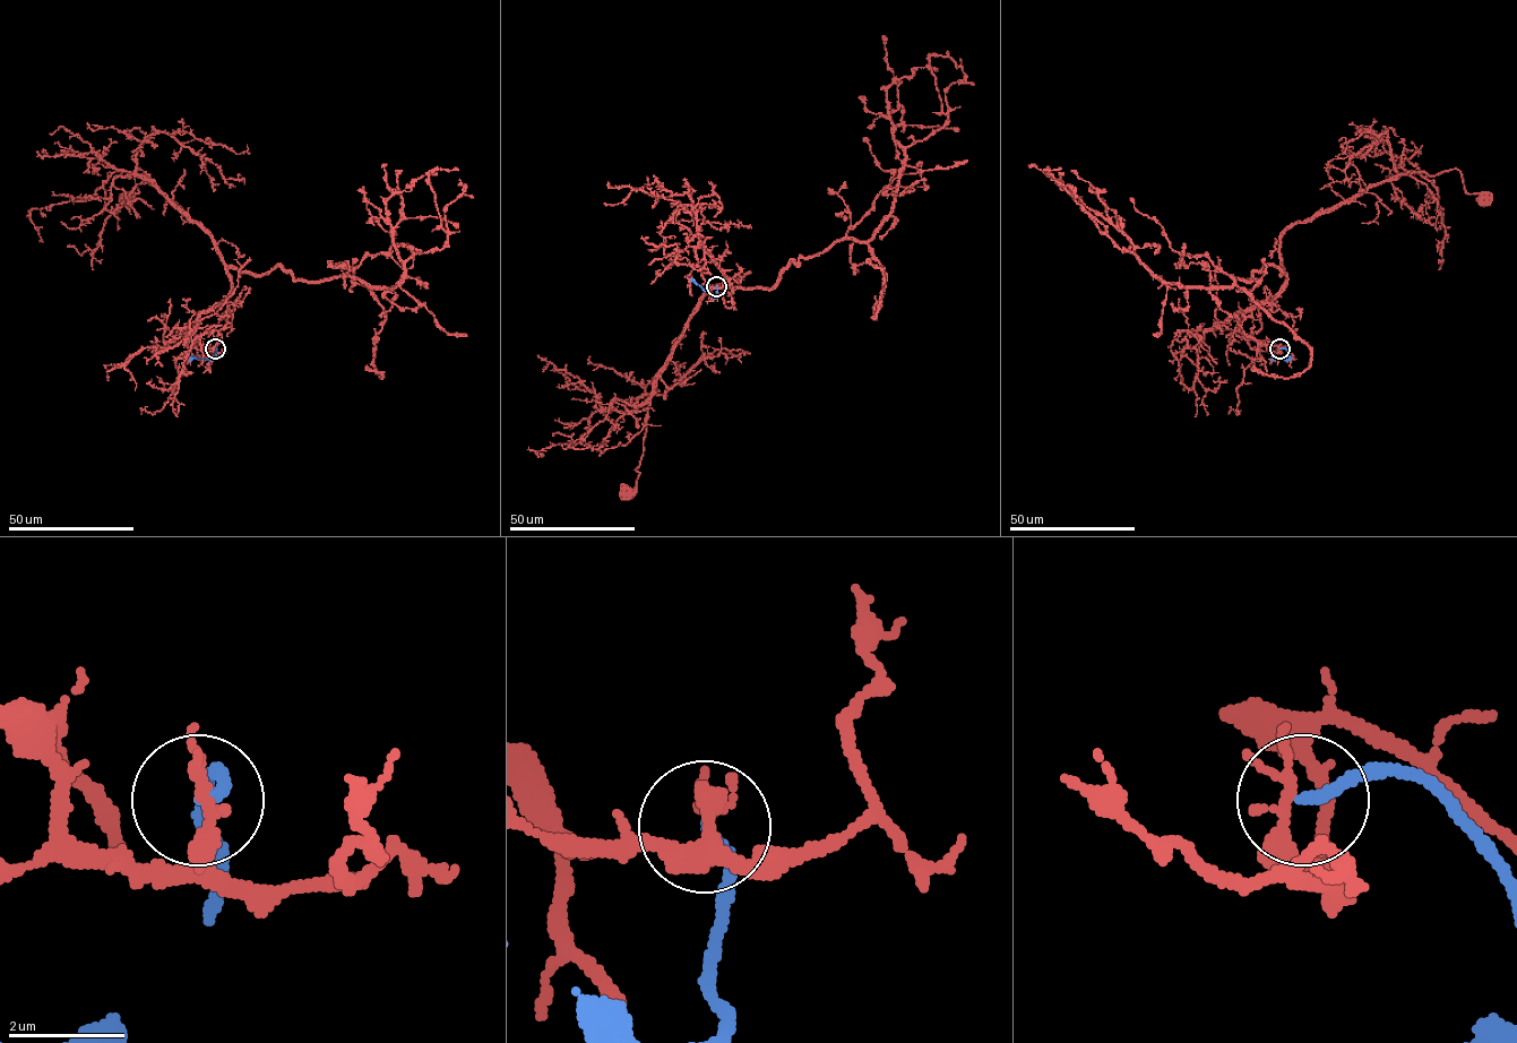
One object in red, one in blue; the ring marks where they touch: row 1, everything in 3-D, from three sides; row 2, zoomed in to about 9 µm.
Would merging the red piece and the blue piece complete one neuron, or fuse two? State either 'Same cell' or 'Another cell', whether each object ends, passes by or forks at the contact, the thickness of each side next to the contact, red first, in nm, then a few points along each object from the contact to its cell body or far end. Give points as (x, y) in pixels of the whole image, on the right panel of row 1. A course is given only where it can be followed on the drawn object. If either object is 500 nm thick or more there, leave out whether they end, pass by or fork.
Another cell. At the ring red ends. At the ring blue ends. Thickness 280 nm (red) against 240 nm. Course of red: (1278, 348), (1238, 315), (1284, 284), (1281, 238), (1294, 224), (1412, 172), (1457, 169), (1485, 200). Course of blue: (1280, 348), (1284, 348), (1290, 358), (1275, 358), (1272, 361)

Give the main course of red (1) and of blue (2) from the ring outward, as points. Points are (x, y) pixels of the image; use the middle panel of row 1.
1: (716, 286), (703, 275), (698, 244), (731, 293), (714, 287), (700, 301), (656, 381), (636, 486), (625, 493)
2: (716, 286), (714, 296), (690, 279)

